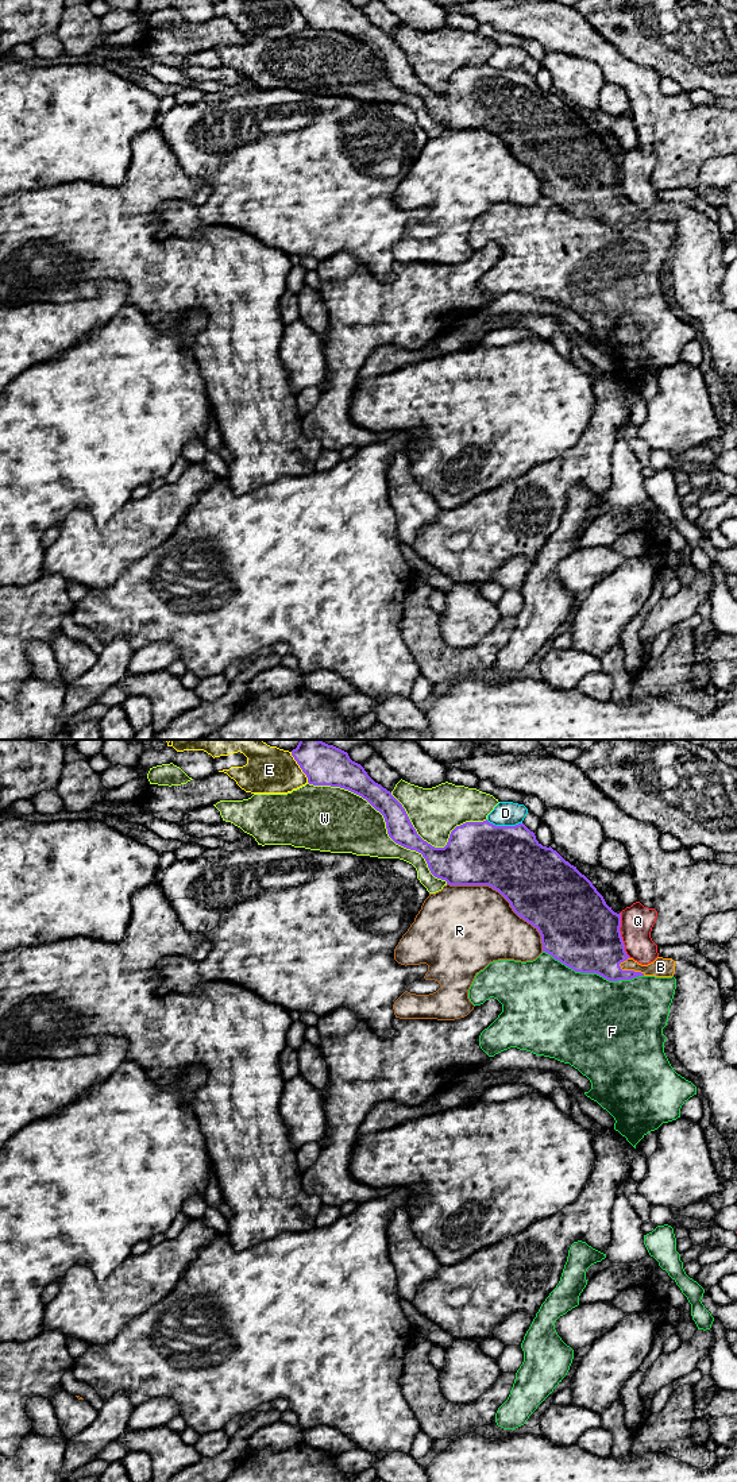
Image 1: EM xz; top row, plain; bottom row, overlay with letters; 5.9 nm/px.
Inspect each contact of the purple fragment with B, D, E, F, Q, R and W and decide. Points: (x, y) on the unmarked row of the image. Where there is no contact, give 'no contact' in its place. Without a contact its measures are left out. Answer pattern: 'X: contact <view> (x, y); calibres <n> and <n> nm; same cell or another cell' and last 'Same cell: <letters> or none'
B: contact xz (631, 215); calibres 320 and 110 nm; same cell
D: contact xz (504, 70); calibres 400 and 140 nm; another cell
E: contact xz (301, 12); calibres 190 and 220 nm; another cell
F: contact xz (593, 216); calibres 440 and 480 nm; another cell
Q: contact xz (620, 180); calibres 440 and 190 nm; another cell
R: contact xz (504, 141); calibres 440 and 480 nm; another cell
W: contact xz (385, 65); calibres 160 and 360 nm; another cell
Same cell: B

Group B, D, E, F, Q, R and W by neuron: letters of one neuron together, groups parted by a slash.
B / D / E / F / Q / R / W

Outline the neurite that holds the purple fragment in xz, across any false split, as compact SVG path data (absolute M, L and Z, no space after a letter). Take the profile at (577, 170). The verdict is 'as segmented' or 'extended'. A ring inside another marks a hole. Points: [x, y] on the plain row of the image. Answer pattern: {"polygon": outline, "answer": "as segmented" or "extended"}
{"polygon": "M350 0L293 1L309 28L340 31L366 43L383 59L389 81L395 88L421 97L435 121L445 124L449 130L489 130L498 135L520 162L537 173L543 196L566 211L575 216L597 217L609 225L632 224L638 220L674 220L676 234L670 250L668 282L682 309L699 321L718 377L724 382L728 378L736 379L729 393L730 401L737 402L737 310L725 306L722 301L725 244L717 223L683 204L657 201L653 207L641 209L630 202L620 175L621 157L614 157L576 111L551 90L543 90L524 67L495 70L487 63L466 66L451 76L444 92L435 92L417 78L405 53L391 36L375 27Z", "answer": "extended"}

